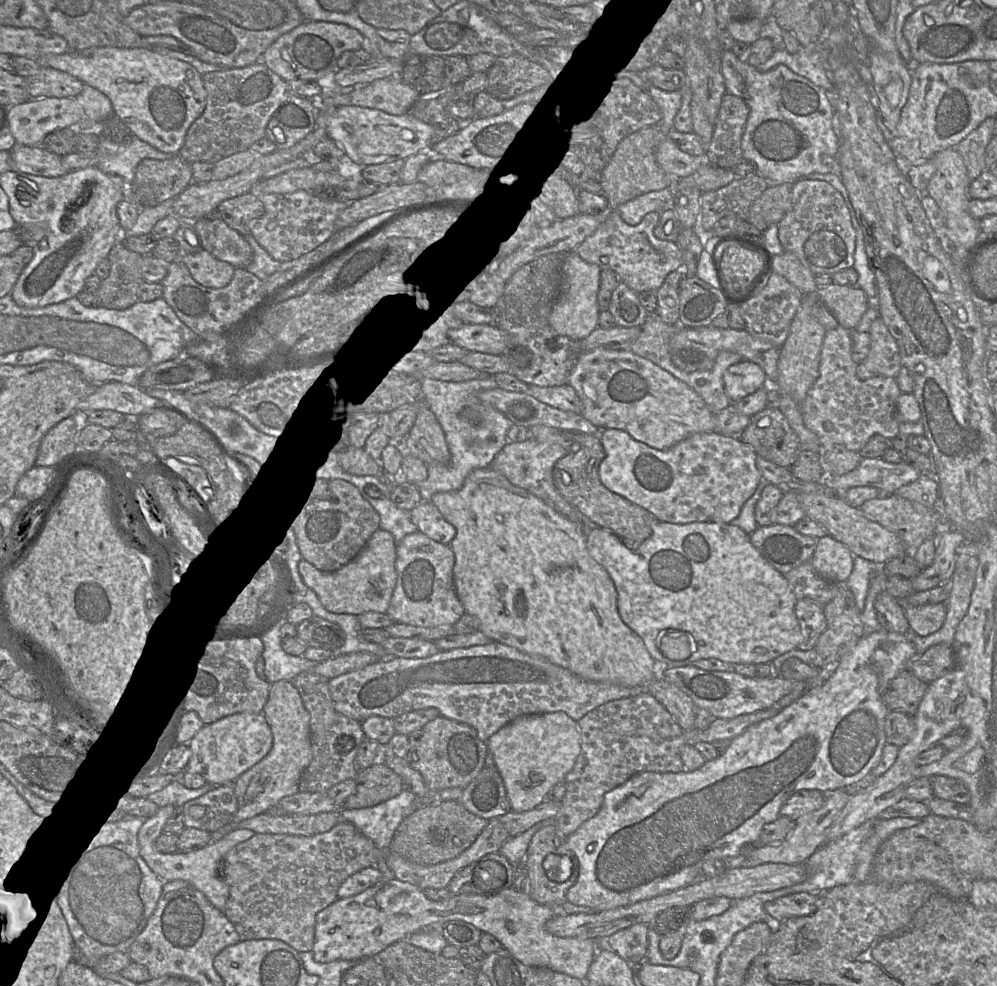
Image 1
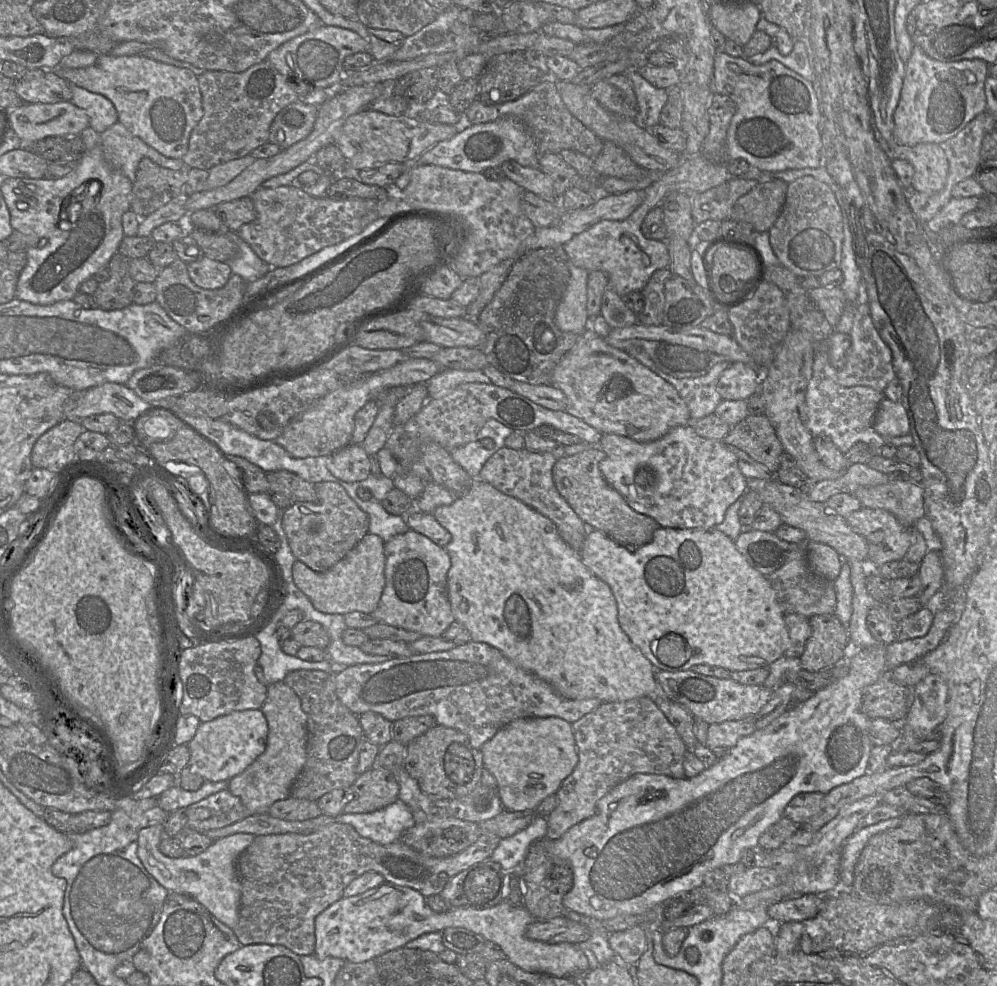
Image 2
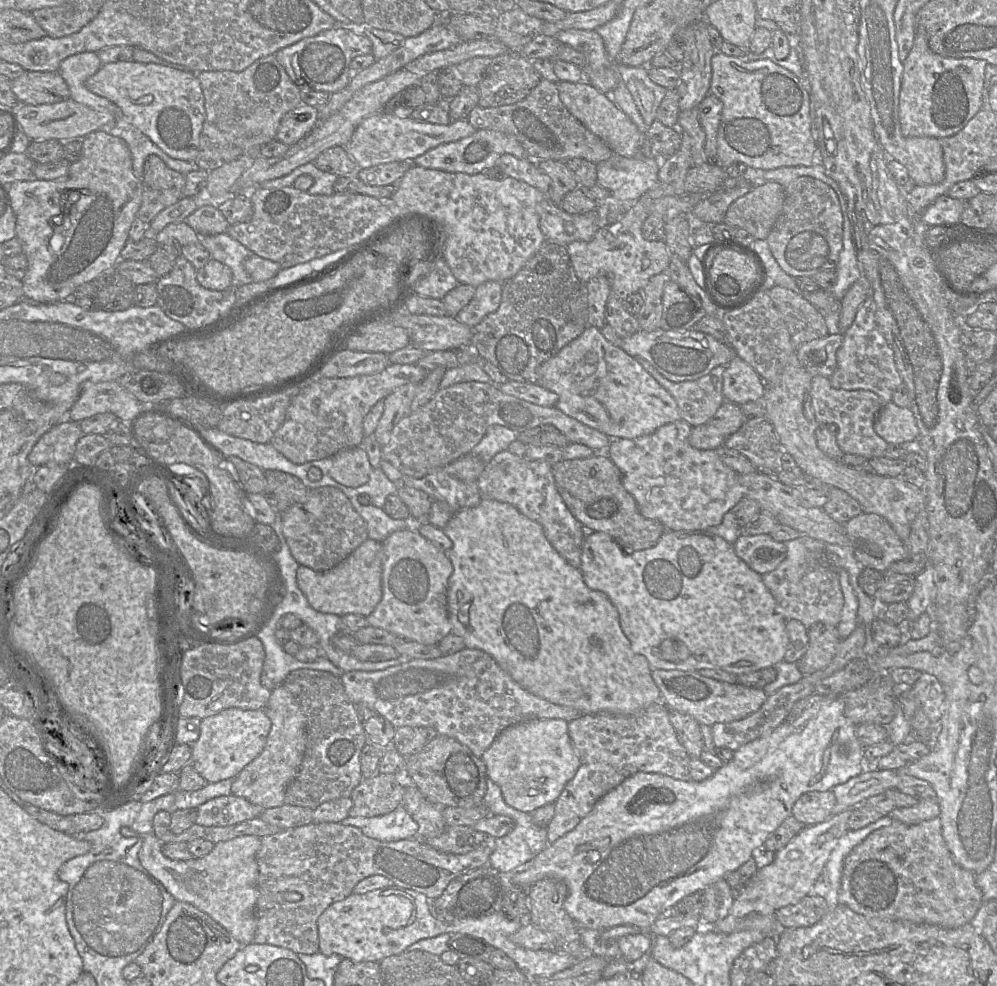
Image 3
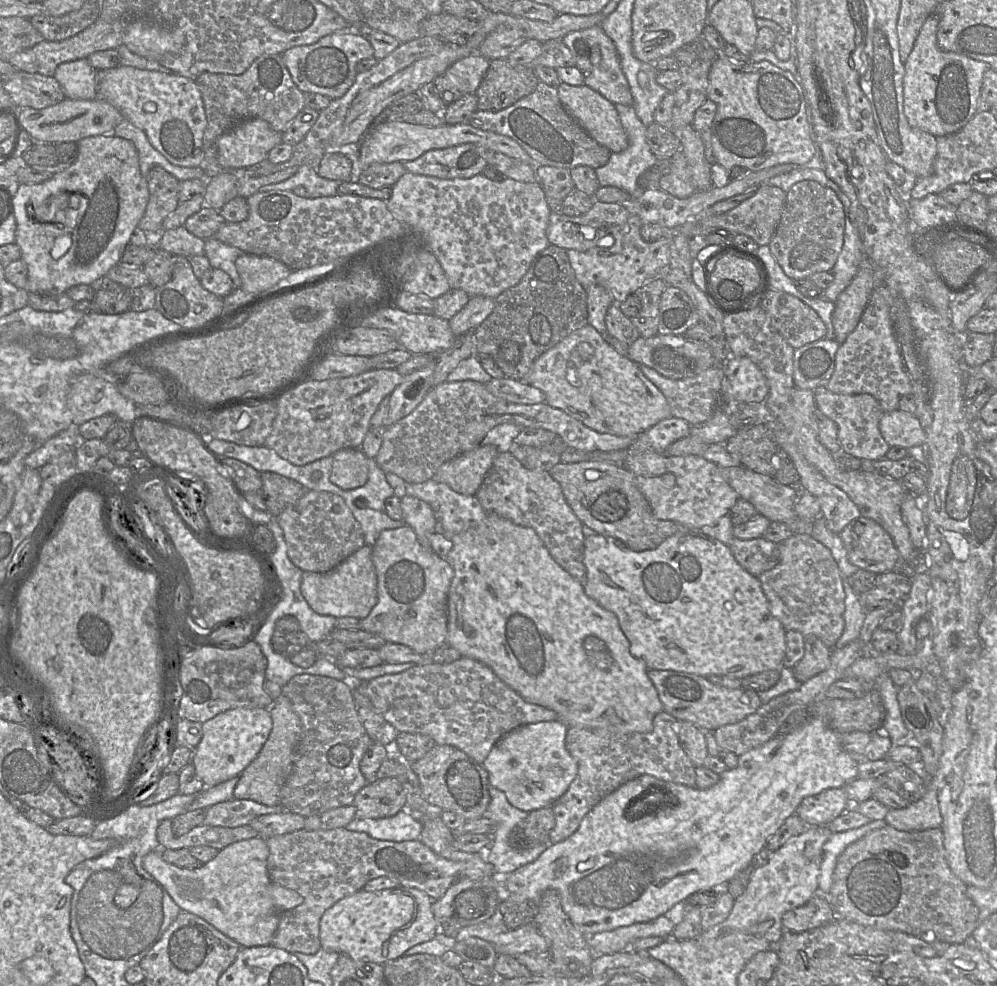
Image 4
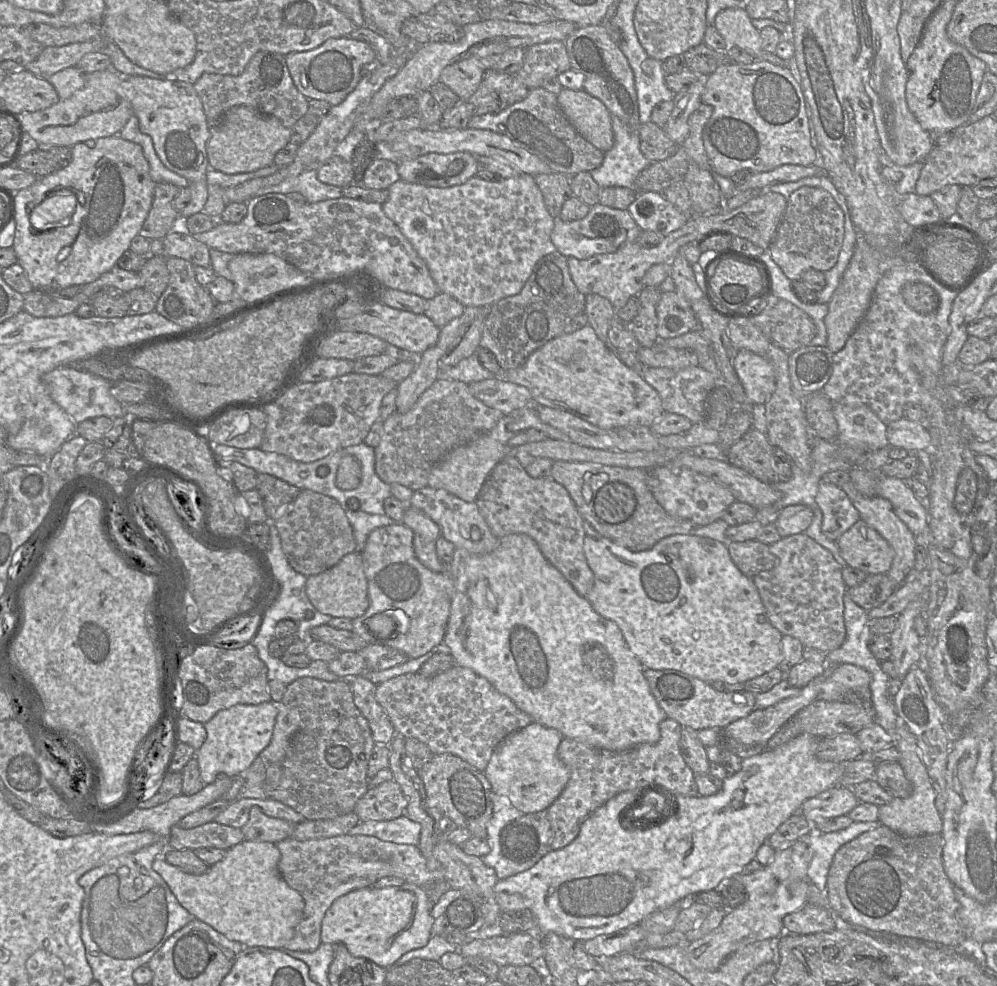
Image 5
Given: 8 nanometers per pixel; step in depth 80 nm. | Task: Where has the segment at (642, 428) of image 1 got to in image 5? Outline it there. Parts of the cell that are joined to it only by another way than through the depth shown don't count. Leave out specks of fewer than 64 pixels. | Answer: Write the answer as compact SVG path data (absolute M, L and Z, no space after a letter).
M589 324L573 333L553 338L532 352L522 366L494 377L526 387L532 395L532 405L564 410L602 429L634 425L650 427L665 413L658 392L643 376L627 367L616 352L597 337Z

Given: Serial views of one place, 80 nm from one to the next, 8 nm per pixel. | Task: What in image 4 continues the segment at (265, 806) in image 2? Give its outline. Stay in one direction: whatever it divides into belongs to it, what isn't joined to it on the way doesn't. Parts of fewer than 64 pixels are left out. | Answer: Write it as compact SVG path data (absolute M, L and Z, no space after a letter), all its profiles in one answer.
M283 694L274 700L269 710L273 721L271 733L259 754L240 774L239 781L234 788L234 798L252 800L267 806L277 806L280 805L280 789L292 770L303 727L290 700Z

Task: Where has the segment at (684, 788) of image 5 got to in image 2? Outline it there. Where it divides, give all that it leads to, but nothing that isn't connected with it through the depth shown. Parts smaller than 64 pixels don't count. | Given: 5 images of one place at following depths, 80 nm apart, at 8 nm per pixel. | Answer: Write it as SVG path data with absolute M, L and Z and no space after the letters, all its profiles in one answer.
M652 696L622 702L601 703L596 709L572 723L579 761L557 791L558 805L547 817L549 840L557 840L570 828L594 815L598 801L619 783L634 774L657 774L684 778L683 759L687 746Z

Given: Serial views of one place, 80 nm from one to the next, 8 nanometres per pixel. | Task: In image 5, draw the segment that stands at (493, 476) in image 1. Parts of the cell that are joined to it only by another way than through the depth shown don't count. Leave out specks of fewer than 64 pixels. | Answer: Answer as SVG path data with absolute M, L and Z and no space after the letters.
M507 535L500 539L494 551L486 555L473 555L465 549L455 548L452 562L447 568L454 579L454 593L443 647L452 655L455 665L469 668L485 678L498 692L509 697L521 711L528 714L534 723L554 728L563 737L610 751L625 751L643 743L656 743L659 740L659 725L666 718L665 712L652 695L643 674L644 667L630 651L620 628L615 622L595 612L588 599L580 596L565 577L546 560L530 536Z

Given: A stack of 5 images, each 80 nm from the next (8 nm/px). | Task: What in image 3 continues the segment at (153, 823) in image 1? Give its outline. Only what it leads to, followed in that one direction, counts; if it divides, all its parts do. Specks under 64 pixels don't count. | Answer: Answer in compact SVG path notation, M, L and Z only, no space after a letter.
M155 834L142 835L138 853L141 865L159 880L176 901L189 903L208 914L241 945L253 943L256 931L255 906L258 898L257 853L261 837L244 835L214 844L206 856L187 861L171 860L162 853L162 843Z

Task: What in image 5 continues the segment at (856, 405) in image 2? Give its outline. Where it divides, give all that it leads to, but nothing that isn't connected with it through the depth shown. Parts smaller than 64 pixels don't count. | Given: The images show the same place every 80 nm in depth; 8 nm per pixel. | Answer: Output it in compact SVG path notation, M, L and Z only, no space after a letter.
M833 403L838 424L837 441L842 446L875 452L887 445L887 425L866 405L852 407Z

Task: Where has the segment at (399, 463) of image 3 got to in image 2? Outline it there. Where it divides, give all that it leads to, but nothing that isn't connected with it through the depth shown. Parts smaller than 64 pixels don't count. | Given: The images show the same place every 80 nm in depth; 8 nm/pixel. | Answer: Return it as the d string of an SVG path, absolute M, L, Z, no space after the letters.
M468 382L458 385L441 398L428 399L406 423L393 427L385 447L399 464L409 471L409 467L420 459L427 443L435 442L448 451L464 446L476 439L477 433L489 419L495 419L513 430L523 432L534 430L541 425L551 425L563 432L576 435L582 442L589 444L599 444L603 435L566 411L547 409L493 383Z

